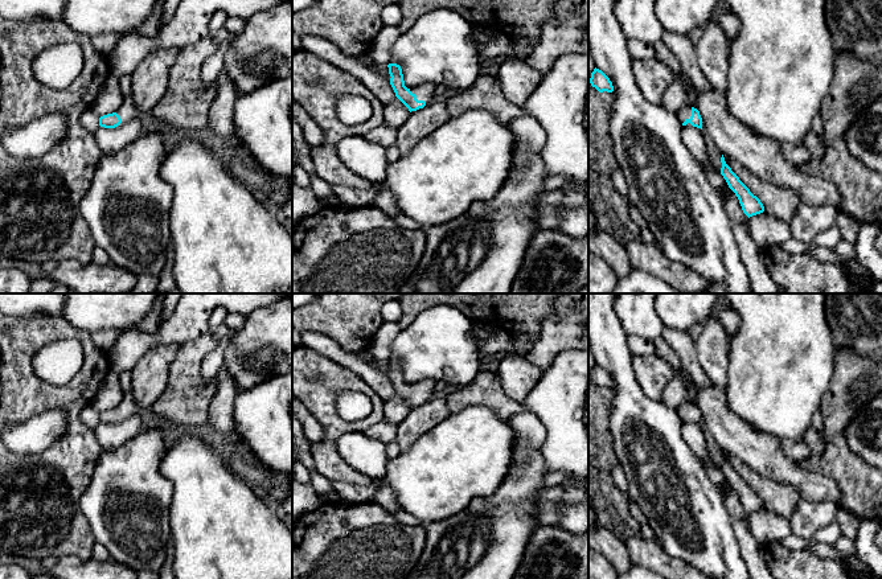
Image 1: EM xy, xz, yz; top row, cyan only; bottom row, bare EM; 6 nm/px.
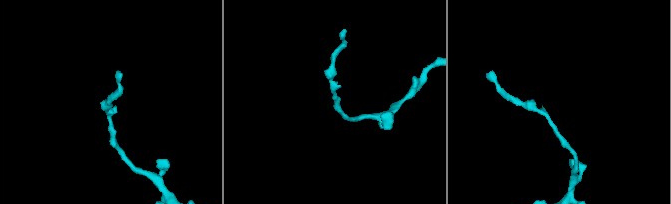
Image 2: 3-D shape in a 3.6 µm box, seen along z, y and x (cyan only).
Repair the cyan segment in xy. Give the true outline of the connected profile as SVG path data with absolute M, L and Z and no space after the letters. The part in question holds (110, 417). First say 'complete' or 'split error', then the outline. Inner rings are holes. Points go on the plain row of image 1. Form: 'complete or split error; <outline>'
split error; M124 371L119 374L119 381L120 381L122 389L124 390L124 397L115 408L107 410L99 414L100 423L104 423L104 424L120 423L136 415L140 410L131 390L132 371Z

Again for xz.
split error; M389 360L390 381L395 389L395 393L409 405L409 407L417 407L430 401L434 395L436 381L424 379L413 385L405 382L402 365L397 360Z

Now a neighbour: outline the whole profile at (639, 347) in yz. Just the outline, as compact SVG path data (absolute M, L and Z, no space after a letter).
M632 334L627 336L627 340L632 357L656 354L656 345L653 340L645 340Z

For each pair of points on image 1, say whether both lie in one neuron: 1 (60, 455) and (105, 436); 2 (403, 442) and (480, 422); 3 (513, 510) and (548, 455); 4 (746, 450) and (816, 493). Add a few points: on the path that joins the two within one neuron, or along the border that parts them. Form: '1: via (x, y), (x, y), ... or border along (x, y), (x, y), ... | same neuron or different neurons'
1: border along (93, 431), (101, 448) | different neurons
2: border along (443, 421), (427, 428), (406, 450), (400, 452) | different neurons
3: border along (545, 432), (538, 460), (548, 472) | different neurons
4: via (763, 455), (778, 467), (799, 477) | same neuron

